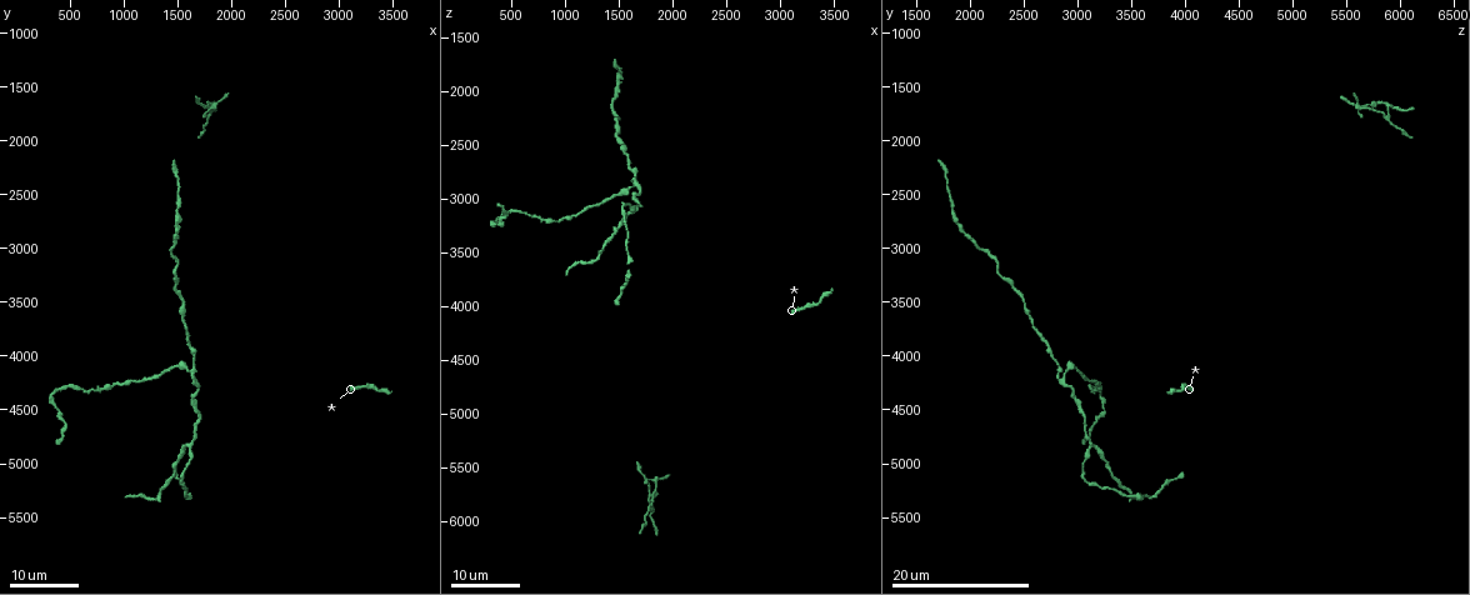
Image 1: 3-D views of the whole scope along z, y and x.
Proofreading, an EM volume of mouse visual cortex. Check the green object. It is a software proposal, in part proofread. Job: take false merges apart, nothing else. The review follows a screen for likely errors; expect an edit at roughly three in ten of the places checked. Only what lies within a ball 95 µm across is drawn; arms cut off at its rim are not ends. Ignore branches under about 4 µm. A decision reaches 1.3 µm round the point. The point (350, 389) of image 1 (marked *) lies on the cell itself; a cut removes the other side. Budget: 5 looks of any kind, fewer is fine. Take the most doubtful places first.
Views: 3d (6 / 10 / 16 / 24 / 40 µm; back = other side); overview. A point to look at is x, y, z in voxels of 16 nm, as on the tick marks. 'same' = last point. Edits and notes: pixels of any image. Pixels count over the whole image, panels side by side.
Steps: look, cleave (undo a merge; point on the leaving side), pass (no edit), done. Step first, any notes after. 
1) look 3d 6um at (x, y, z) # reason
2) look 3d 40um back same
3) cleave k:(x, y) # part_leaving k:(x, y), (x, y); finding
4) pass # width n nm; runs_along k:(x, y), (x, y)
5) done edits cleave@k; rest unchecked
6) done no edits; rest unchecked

look 3d 16um at (1780, 1760, 5900) # two arms in line, one across

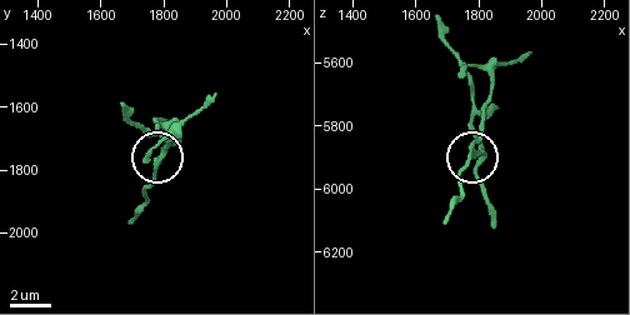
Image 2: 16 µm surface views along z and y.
look 3d 10um same

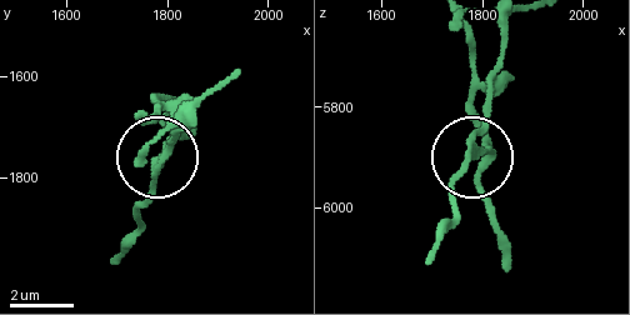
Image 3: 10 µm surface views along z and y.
look 3d 10um back same

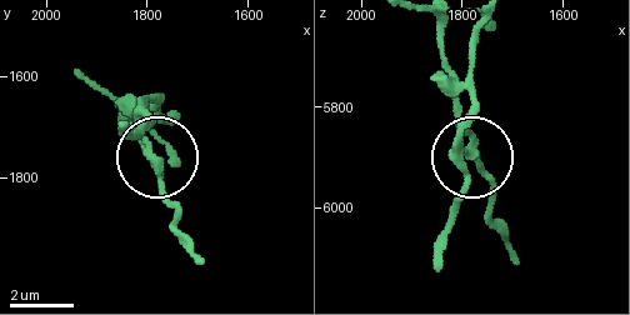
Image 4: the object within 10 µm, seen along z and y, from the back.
pass # side_arm 5 um; one cell here

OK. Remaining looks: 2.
look 3d 16um at (1600, 4820, 3140)

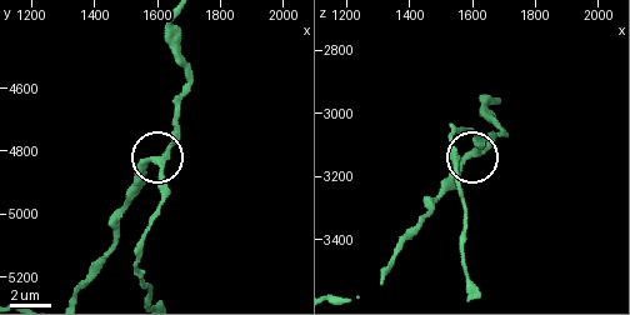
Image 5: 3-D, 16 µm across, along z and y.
look 3d 6um at (1590, 4830, 3130)

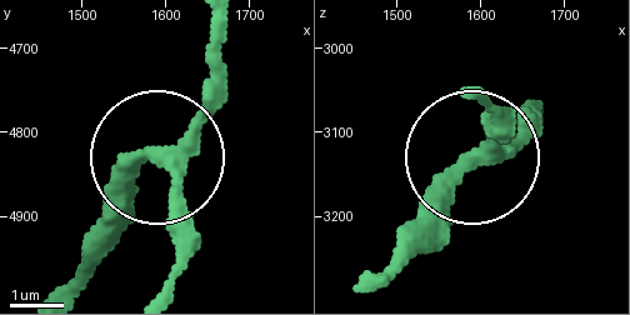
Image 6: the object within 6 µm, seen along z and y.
pass # side_arm 19 um; continuous, no second cell

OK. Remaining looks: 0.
done no edits; rest unchecked

